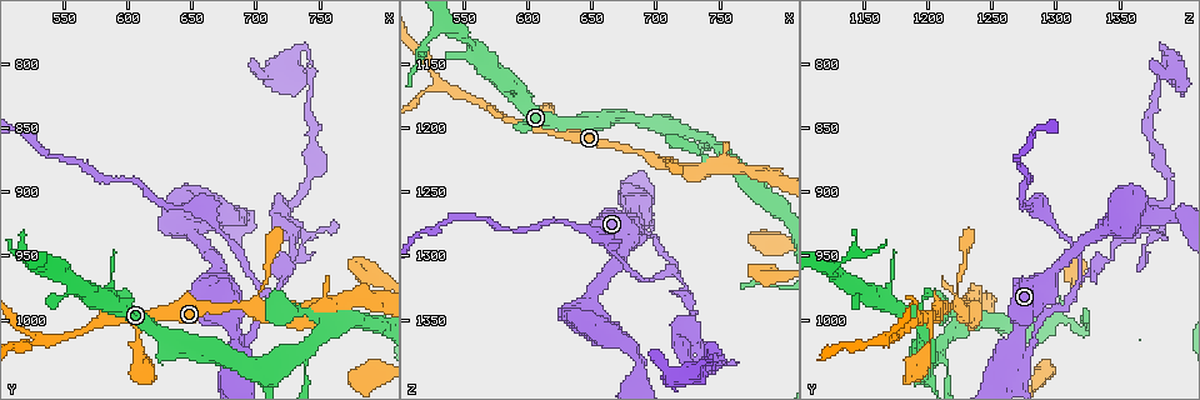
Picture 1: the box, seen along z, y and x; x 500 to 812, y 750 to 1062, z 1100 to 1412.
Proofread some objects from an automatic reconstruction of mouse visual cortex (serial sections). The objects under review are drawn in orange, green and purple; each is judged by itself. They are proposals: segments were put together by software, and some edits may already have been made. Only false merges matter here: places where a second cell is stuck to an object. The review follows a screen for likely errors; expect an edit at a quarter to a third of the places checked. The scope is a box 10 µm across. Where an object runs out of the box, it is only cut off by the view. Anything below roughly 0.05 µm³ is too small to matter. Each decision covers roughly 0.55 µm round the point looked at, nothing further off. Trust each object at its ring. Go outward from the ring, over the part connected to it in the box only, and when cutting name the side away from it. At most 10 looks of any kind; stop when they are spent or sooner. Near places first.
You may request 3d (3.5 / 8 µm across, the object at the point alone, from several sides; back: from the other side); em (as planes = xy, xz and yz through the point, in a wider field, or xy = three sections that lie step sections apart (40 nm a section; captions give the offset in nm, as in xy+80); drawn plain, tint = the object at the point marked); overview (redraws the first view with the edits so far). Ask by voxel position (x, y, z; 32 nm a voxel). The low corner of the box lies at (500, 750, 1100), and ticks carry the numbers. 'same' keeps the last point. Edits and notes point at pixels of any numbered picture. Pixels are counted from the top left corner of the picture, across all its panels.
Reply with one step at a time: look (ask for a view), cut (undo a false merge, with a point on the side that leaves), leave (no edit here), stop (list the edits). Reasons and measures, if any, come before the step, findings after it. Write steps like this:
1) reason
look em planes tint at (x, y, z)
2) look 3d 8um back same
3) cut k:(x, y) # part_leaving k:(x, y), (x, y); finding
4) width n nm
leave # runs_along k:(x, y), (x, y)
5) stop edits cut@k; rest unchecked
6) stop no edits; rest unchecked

narrows sharply
look 3d 3.5um at (686, 1020, 1266)

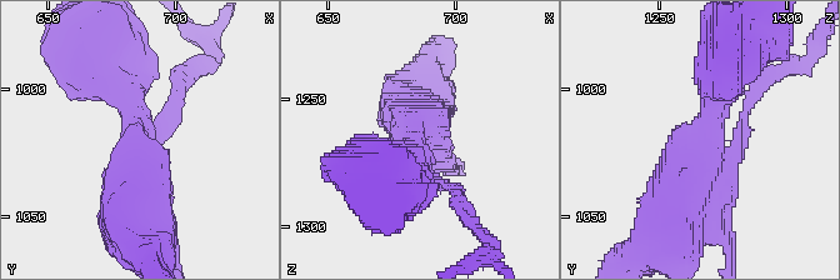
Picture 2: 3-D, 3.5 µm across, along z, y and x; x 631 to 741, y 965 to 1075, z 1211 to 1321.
look em xy step 1 tint at (684, 1022, 1269)

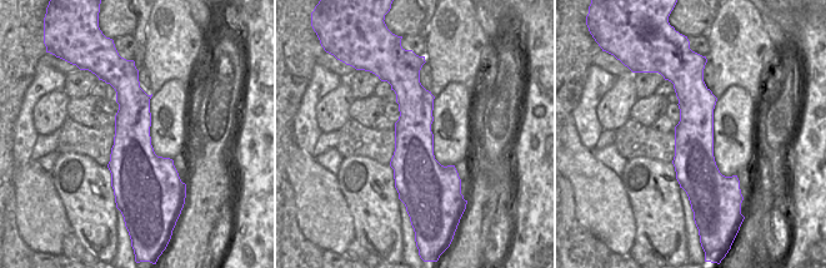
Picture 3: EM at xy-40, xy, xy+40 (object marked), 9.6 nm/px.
cut 2:(178, 118) # part_leaving 2:(728, 156), (753, 95), (785, 69); two cells meet here

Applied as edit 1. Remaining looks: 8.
see it whole again
look overview

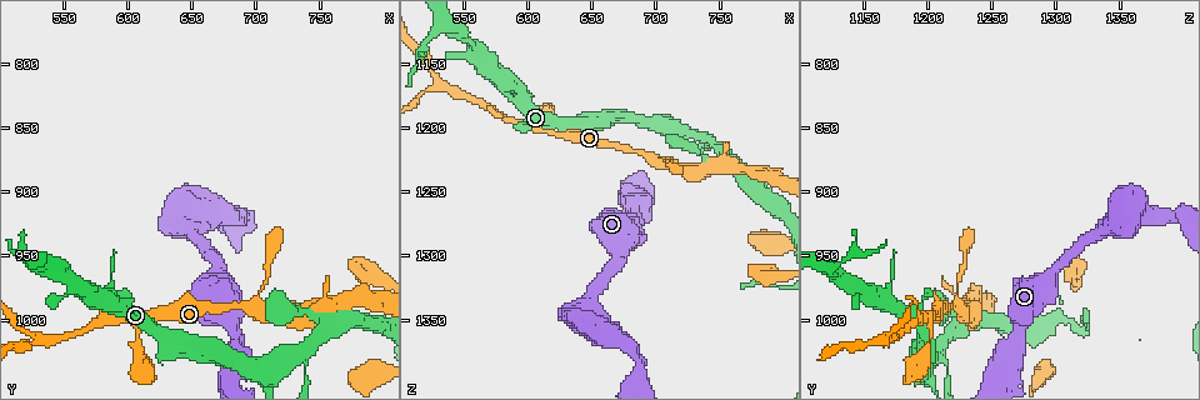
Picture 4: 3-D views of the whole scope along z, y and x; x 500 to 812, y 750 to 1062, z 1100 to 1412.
look 3d 8um at (612, 998, 1202)

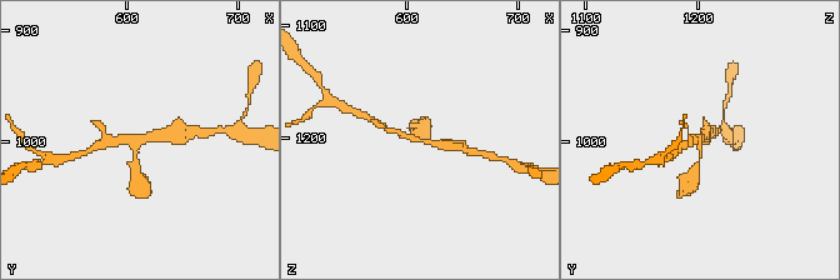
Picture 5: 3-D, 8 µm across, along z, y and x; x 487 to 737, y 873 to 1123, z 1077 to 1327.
look 3d 3.5um same

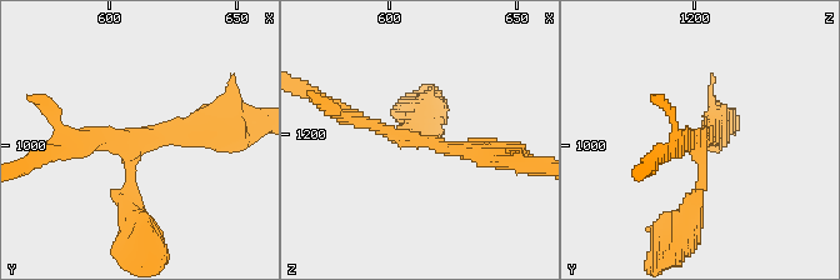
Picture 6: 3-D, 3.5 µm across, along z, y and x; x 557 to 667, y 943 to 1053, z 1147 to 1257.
arms 3; arm_widths 200, 200, 250 nm
leave # runs_along 6:(495, 151), (396, 136), (338, 110); one cell here

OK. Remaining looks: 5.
narrows sharply
look 3d 8um at (698, 988, 1224)

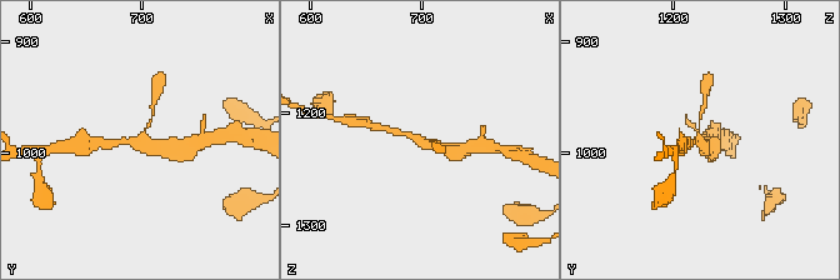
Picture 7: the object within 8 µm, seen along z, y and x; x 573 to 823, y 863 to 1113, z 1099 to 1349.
look em xy step 2 tint same

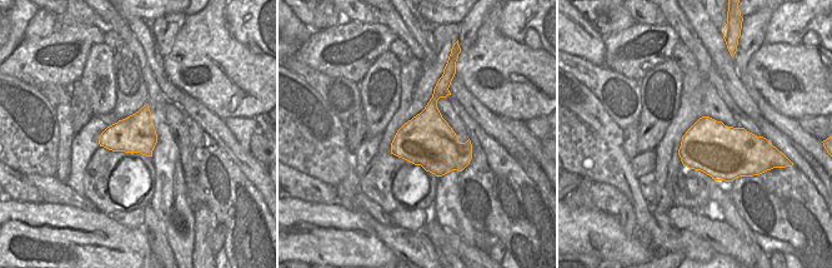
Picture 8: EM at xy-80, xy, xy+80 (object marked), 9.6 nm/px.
arms 3
leave # runs_along 7:(384, 129), (411, 135), (450, 151); all the same cell

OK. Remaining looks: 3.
branch point
look 3d 8um at (530, 1014, 1168)

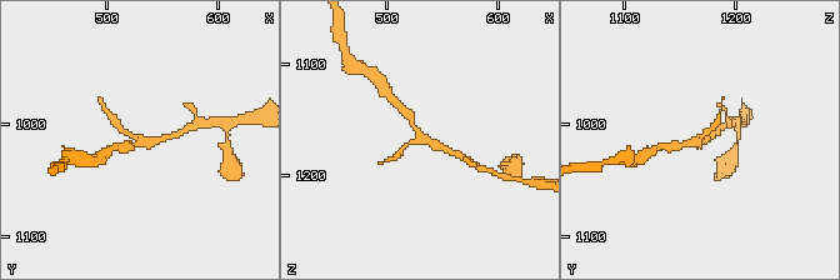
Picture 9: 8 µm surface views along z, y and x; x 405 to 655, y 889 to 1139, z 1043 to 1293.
arms 3; arm_widths 150, 200, 200 nm
look em xy step 2 tint same

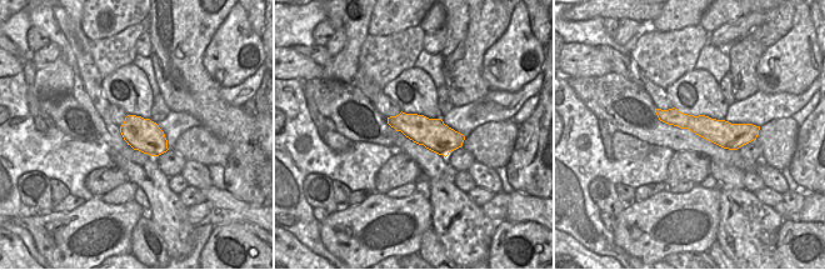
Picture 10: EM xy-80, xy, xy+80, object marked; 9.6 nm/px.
width 300 nm
leave # runs_along 10:(660, 113), (713, 130), (748, 126); one cell here

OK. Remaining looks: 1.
stop edits cut@2; rest unchecked

